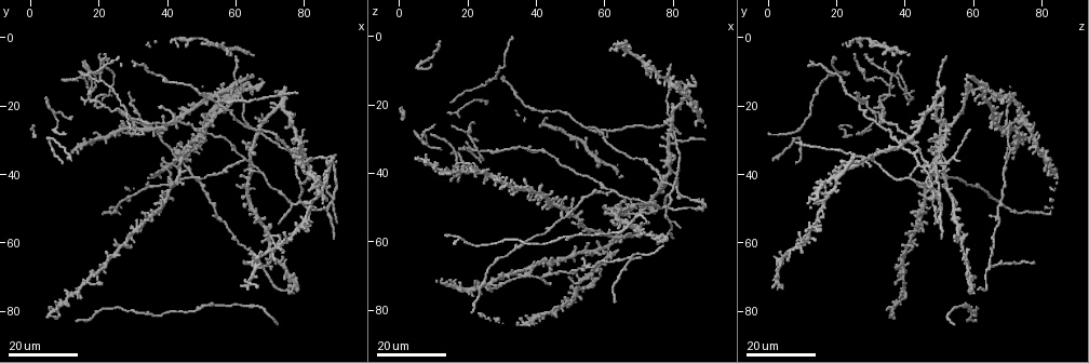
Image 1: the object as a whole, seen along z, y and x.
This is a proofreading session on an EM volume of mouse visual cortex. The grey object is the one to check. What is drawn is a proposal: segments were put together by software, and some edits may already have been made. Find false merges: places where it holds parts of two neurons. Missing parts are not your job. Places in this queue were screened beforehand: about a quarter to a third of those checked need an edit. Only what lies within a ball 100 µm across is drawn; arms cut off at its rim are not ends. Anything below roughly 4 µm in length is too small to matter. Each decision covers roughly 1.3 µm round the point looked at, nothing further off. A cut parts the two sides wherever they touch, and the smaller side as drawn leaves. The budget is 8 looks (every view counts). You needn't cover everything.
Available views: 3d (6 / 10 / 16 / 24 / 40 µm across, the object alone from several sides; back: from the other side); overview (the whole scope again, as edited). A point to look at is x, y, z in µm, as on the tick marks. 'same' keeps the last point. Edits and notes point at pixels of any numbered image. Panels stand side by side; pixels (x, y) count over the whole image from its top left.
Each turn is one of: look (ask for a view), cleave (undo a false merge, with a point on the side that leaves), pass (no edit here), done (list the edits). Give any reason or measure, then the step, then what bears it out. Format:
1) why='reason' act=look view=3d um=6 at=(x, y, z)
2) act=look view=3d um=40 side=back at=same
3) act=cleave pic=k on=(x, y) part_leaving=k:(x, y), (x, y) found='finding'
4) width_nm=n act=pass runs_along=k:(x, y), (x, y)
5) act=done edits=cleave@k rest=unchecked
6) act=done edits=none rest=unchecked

why='a fork' act=look view=3d um=24 at=(41.5, 24.0, 32.5)

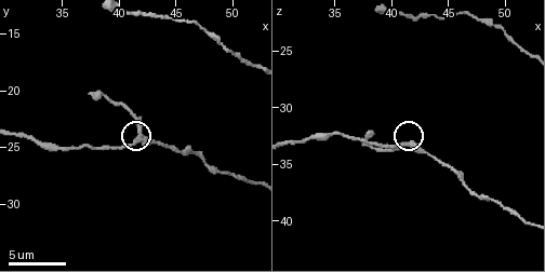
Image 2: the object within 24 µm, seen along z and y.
act=look view=3d um=6 at=(41.8, 23.8, 33.2)

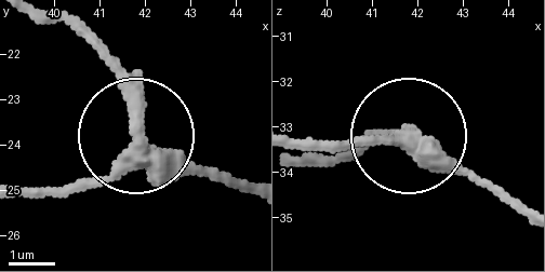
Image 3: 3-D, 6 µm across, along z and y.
act=look view=3d um=6 side=back at=(41.80, 23.80, 33.15)

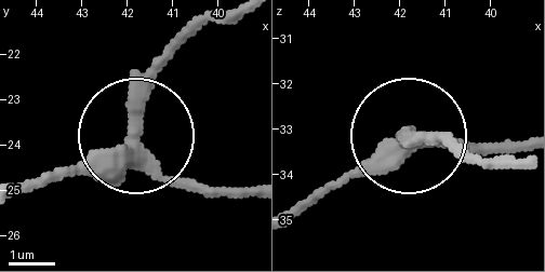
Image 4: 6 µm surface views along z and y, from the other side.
act=pass found='continuous, no second neuron'

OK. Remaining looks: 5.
act=look view=3d um=24 at=(38.0, 11.5, 21.5)

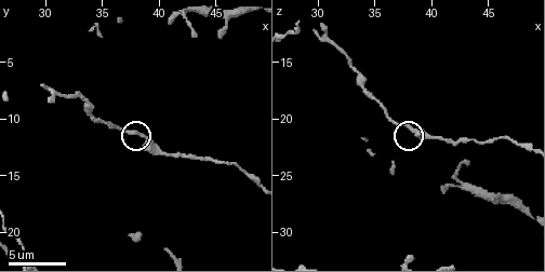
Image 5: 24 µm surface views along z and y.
act=look view=3d um=10 at=(38.4, 11.4, 21.2)

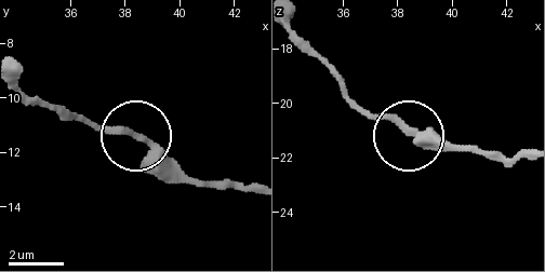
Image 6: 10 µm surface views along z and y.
act=pass runs_along=6:(527, 154), (429, 143), (373, 117), (341, 86) found='continuous, no second neuron'

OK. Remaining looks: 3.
why='two arms in line, one across' act=look view=3d um=24 at=(62.0, 35.5, 45.0)

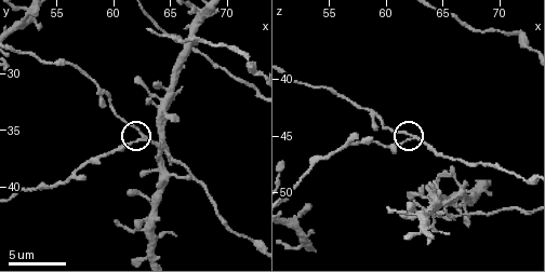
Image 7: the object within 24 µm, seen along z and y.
act=look view=3d um=10 at=(62.6, 35.6, 45.0)

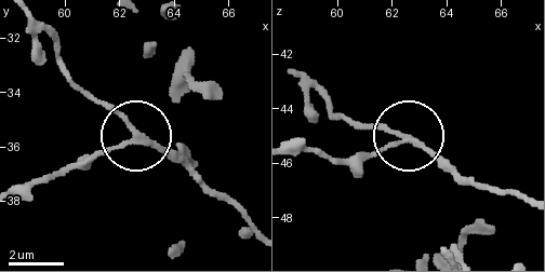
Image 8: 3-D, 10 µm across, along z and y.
arms=3 act=pass runs_along=8:(523, 201), (475, 187), (412, 136), (384, 145), (358, 166) found='one neuron here'

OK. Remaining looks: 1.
act=done edits=none rest=unchecked

